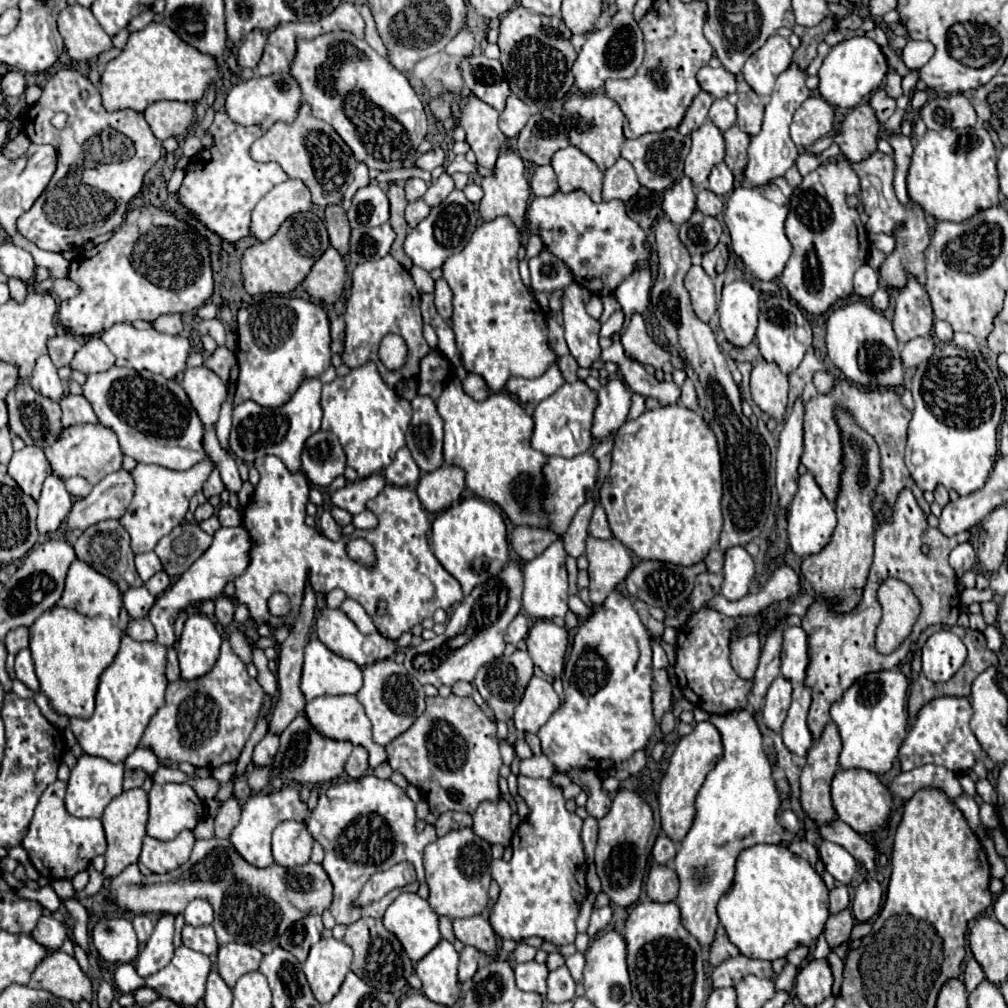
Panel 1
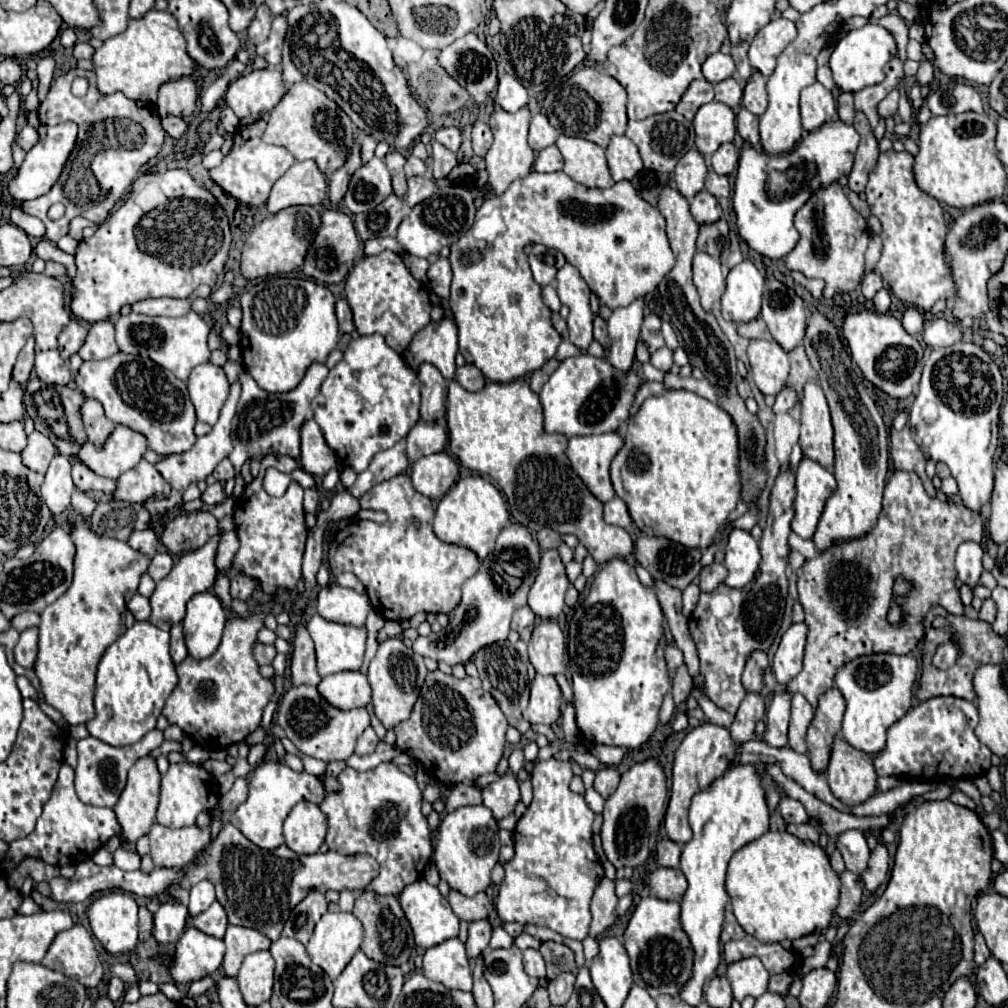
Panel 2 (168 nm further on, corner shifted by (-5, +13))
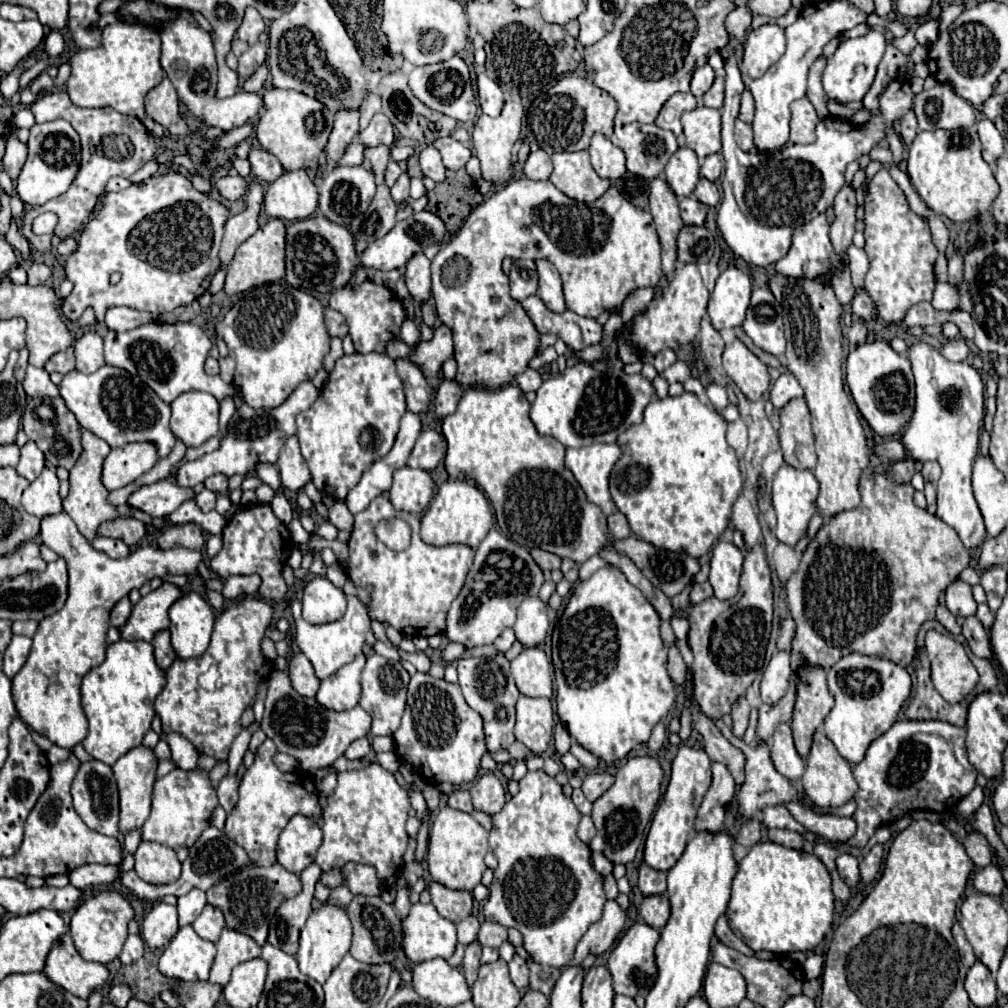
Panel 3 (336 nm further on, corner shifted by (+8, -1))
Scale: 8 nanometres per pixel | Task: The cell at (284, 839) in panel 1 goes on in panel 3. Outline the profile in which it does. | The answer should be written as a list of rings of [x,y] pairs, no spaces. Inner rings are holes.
[[[294,816],[278,840],[278,862],[294,874],[300,874],[316,858],[322,844],[320,826],[306,816]]]

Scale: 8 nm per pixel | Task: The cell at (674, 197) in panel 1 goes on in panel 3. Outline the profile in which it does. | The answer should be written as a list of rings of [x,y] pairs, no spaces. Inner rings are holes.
[[[680,146],[668,160],[664,174],[670,188],[676,192],[678,198],[690,196],[696,182],[698,182],[698,158],[696,152],[688,146]]]

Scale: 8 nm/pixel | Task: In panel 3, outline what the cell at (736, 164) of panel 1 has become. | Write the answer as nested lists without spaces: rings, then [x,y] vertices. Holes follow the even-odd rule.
[[[736,120],[736,144],[746,152],[754,148],[754,144],[752,144],[752,126],[742,122],[742,120]]]

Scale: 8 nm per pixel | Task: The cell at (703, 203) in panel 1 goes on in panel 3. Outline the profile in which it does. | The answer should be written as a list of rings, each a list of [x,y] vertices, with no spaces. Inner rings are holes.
[[[700,178],[700,182],[694,188],[694,196],[706,206],[718,206],[718,202],[720,202],[720,192],[718,192],[716,184],[706,178]]]

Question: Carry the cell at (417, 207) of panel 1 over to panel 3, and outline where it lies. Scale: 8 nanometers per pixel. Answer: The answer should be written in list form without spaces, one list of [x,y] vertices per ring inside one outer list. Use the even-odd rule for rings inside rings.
[[[402,172],[400,178],[396,180],[396,184],[392,186],[392,198],[400,204],[400,208],[404,208],[404,200],[408,198],[408,192],[410,192],[410,176],[408,172]]]

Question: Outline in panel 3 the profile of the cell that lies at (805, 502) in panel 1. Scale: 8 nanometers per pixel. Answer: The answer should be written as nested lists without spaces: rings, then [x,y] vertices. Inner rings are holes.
[[[784,464],[774,480],[772,480],[772,502],[778,516],[776,538],[788,546],[794,546],[808,534],[808,522],[816,514],[816,498],[818,498],[818,480],[812,470],[798,470],[794,466]]]

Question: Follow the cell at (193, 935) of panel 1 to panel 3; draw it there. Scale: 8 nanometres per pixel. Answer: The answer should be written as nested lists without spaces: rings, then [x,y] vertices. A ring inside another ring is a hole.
[[[206,904],[206,908],[202,910],[202,914],[196,918],[196,922],[192,926],[194,926],[196,934],[202,936],[204,940],[216,942],[220,938],[222,928],[226,926],[226,920],[224,920],[224,914],[220,908]]]

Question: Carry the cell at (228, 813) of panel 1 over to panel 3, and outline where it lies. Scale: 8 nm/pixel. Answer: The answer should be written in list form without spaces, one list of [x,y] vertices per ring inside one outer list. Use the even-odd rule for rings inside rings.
[[[228,774],[220,780],[218,784],[218,800],[220,800],[220,806],[230,812],[238,800],[238,778],[234,774]]]

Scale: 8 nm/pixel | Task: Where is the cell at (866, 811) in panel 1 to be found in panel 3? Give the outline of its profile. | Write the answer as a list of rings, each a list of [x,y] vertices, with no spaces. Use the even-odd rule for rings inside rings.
[[[820,730],[814,732],[812,738],[812,748],[810,754],[806,758],[806,770],[802,774],[800,786],[804,790],[804,794],[822,808],[838,808],[842,804],[846,804],[854,794],[856,794],[856,780],[852,776],[852,768],[850,764],[838,754],[836,746],[828,740],[828,736]]]

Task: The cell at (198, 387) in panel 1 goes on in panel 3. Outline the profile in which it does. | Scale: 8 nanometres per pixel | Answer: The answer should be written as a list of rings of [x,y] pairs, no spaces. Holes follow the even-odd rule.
[[[184,392],[172,404],[170,430],[188,448],[218,436],[218,400],[208,392]]]

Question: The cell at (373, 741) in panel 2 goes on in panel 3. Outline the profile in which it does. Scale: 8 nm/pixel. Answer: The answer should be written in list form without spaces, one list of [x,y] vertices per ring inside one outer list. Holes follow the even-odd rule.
[[[358,738],[358,740],[354,740],[350,746],[348,746],[348,750],[346,750],[346,758],[348,760],[356,760],[356,758],[366,758],[370,754],[370,742],[368,742],[368,738]]]

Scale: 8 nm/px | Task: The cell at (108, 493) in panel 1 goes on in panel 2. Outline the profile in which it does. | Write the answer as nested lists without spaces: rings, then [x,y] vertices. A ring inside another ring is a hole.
[[[141,460],[135,468],[123,472],[117,478],[117,488],[111,492],[113,500],[139,504],[151,496],[169,496],[169,486],[147,460]]]

